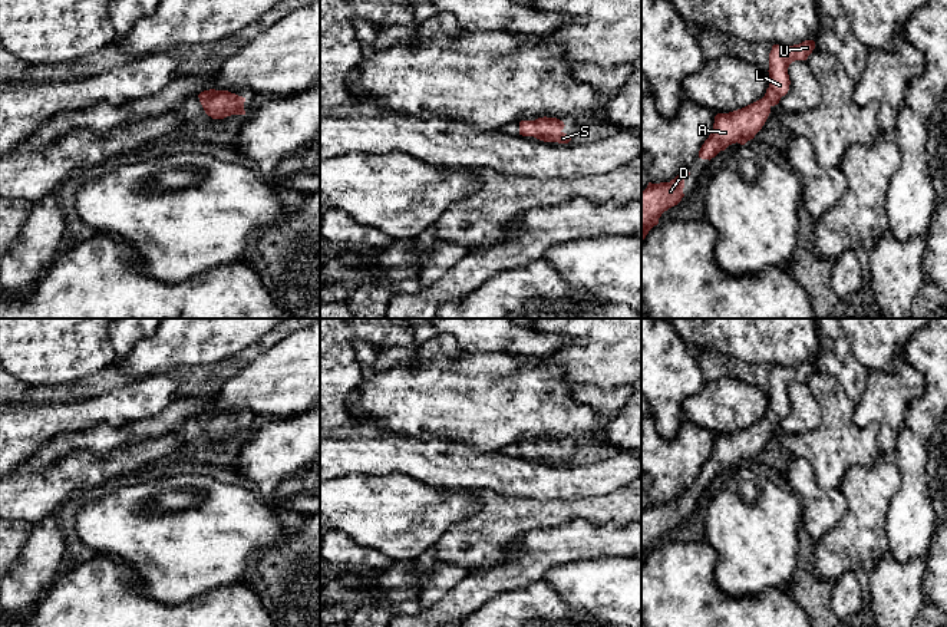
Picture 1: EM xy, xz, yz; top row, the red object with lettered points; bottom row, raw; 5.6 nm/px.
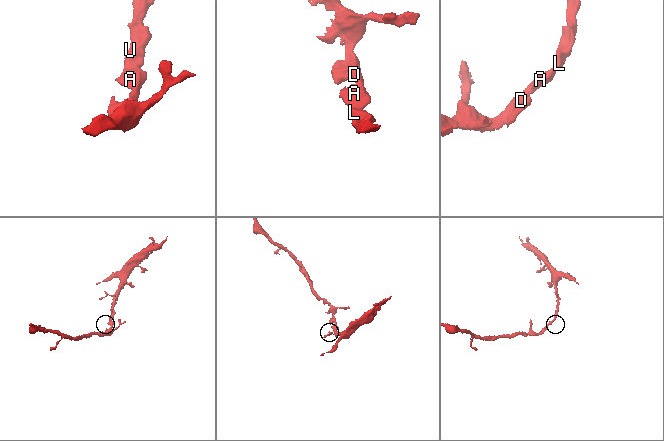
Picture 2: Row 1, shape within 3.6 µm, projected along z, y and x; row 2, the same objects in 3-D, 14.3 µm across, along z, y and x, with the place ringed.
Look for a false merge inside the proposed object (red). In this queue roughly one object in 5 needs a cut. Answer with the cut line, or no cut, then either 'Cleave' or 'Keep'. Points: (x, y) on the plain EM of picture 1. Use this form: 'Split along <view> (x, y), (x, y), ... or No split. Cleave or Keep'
No split. Keep

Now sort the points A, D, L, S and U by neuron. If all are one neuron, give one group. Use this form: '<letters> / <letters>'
A D L S U

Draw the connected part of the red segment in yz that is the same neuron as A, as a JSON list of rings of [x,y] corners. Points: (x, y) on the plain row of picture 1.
[[[814,362],[799,366],[773,366],[769,374],[769,409],[762,420],[729,435],[715,438],[713,452],[699,472],[699,479],[712,481],[732,465],[745,466],[765,446],[771,429],[789,412],[788,389],[795,382],[806,382],[815,370]]]

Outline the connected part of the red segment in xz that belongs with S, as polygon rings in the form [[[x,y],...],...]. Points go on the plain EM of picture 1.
[[[538,439],[535,442],[521,442],[519,456],[534,458],[544,463],[568,465],[571,459],[562,453],[564,443],[557,439]]]

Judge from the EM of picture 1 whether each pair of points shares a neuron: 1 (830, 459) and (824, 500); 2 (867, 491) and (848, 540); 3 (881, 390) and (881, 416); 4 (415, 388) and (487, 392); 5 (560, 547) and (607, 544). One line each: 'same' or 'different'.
1: different
2: same
3: same
4: same
5: same

